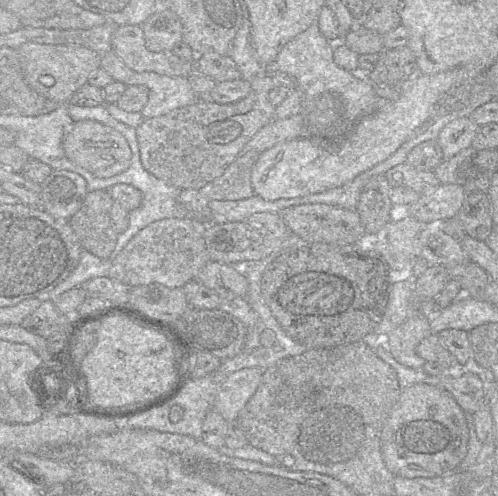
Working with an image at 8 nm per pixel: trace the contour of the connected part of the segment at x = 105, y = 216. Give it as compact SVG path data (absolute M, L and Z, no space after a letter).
M107 190L88 191L80 209L69 219L82 249L101 259L110 256L119 235L110 218L113 202Z

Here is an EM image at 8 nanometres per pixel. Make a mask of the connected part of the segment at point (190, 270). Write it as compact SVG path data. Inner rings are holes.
M165 218L147 225L119 252L109 269L108 276L129 287L157 283L168 288L182 288L187 282L196 280L203 266L211 261L204 239L207 225L195 218Z

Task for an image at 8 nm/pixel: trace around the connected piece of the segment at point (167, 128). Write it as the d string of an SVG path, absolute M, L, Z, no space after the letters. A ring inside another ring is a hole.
M252 91L245 98L228 104L198 100L192 105L177 108L167 114L144 119L135 128L143 167L155 177L179 189L199 190L220 177L244 145L274 119L276 107L270 103L267 94Z

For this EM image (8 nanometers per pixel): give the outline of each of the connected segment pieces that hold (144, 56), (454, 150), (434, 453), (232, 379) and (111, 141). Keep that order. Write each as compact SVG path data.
M139 25L117 26L111 37L111 50L133 72L154 72L164 76L187 78L196 73L195 60L183 61L170 50L148 50Z
M469 117L455 119L439 133L437 141L442 149L443 160L448 160L460 151L471 147L480 126Z
M415 384L401 391L381 434L381 451L395 477L433 478L454 472L467 454L469 430L466 413L439 385Z
M244 368L232 373L220 387L214 409L226 420L235 421L240 411L257 390L263 370Z
M94 120L74 122L63 138L67 158L99 178L108 178L125 171L131 162L131 149L117 130Z

